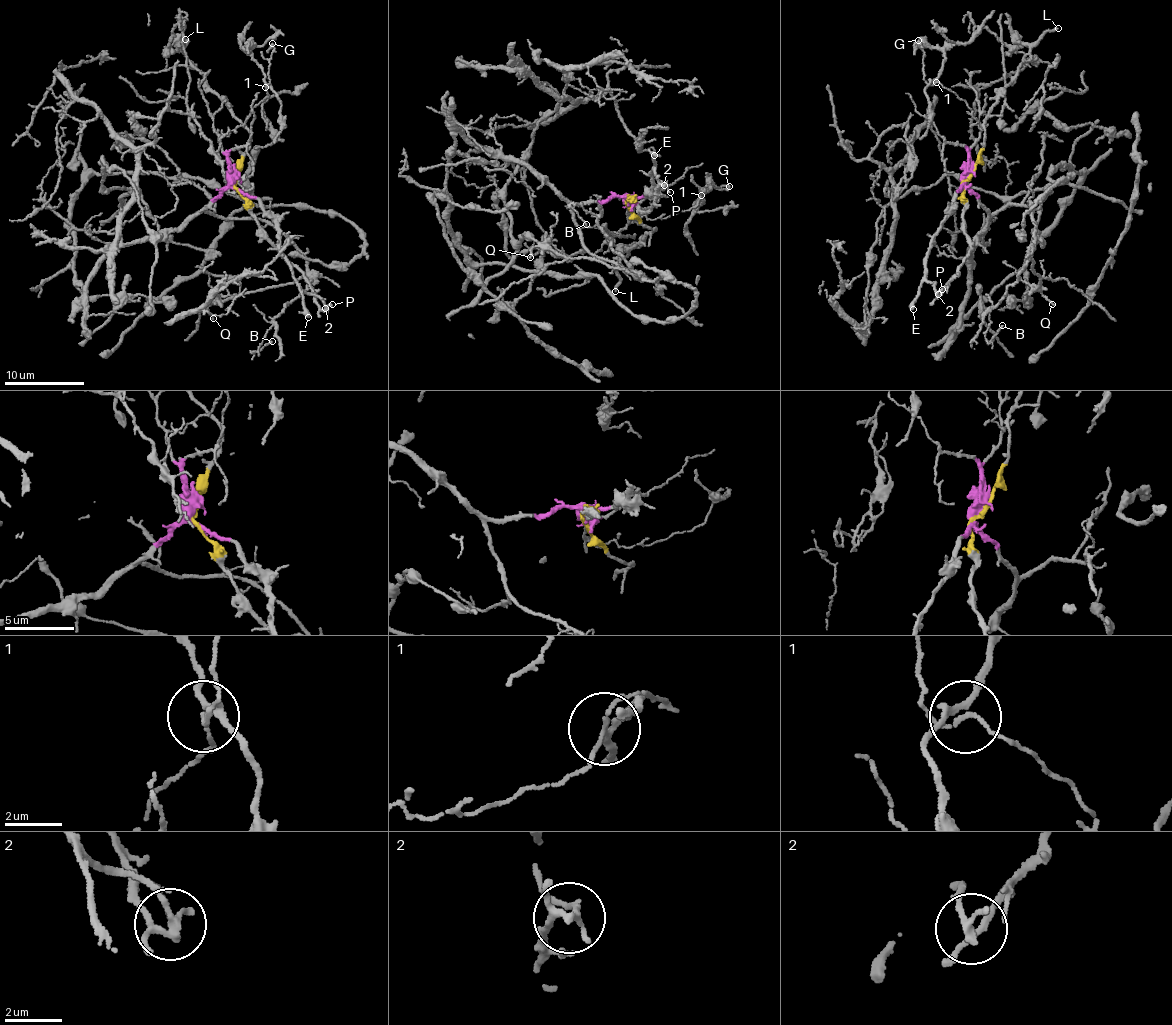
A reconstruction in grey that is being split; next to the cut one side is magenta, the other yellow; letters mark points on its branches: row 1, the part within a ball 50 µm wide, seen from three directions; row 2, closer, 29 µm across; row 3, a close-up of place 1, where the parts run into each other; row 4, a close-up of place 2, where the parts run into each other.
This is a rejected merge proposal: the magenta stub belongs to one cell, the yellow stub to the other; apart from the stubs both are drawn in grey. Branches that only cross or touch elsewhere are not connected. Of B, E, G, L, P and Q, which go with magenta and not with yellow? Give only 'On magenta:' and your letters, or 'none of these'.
On magenta: B, E, G, Q

